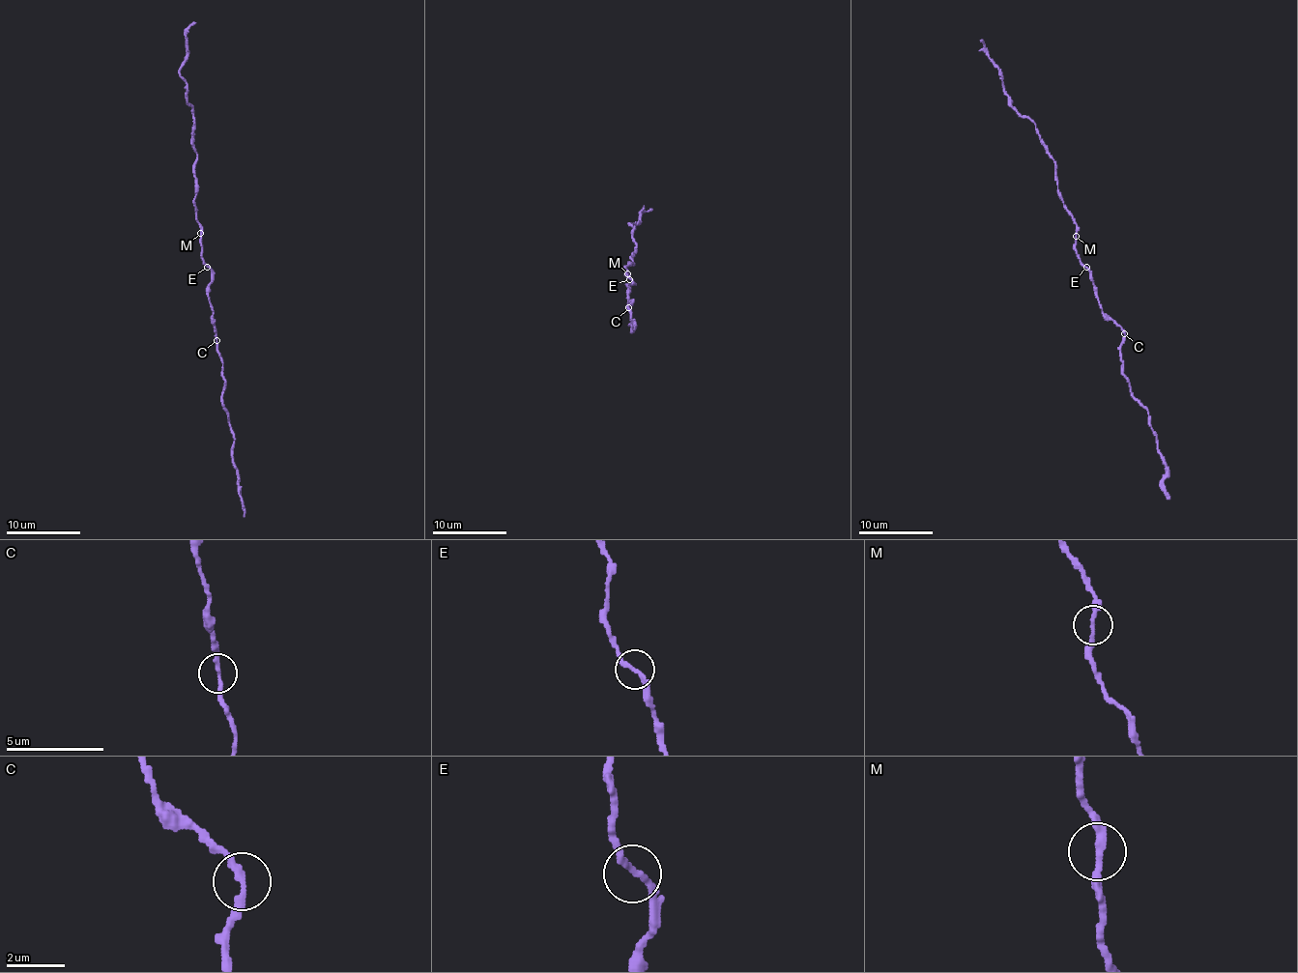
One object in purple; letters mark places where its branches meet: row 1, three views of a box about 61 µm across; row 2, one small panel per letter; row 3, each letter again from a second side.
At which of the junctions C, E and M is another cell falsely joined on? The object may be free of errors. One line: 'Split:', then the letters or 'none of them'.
Split: none of them

